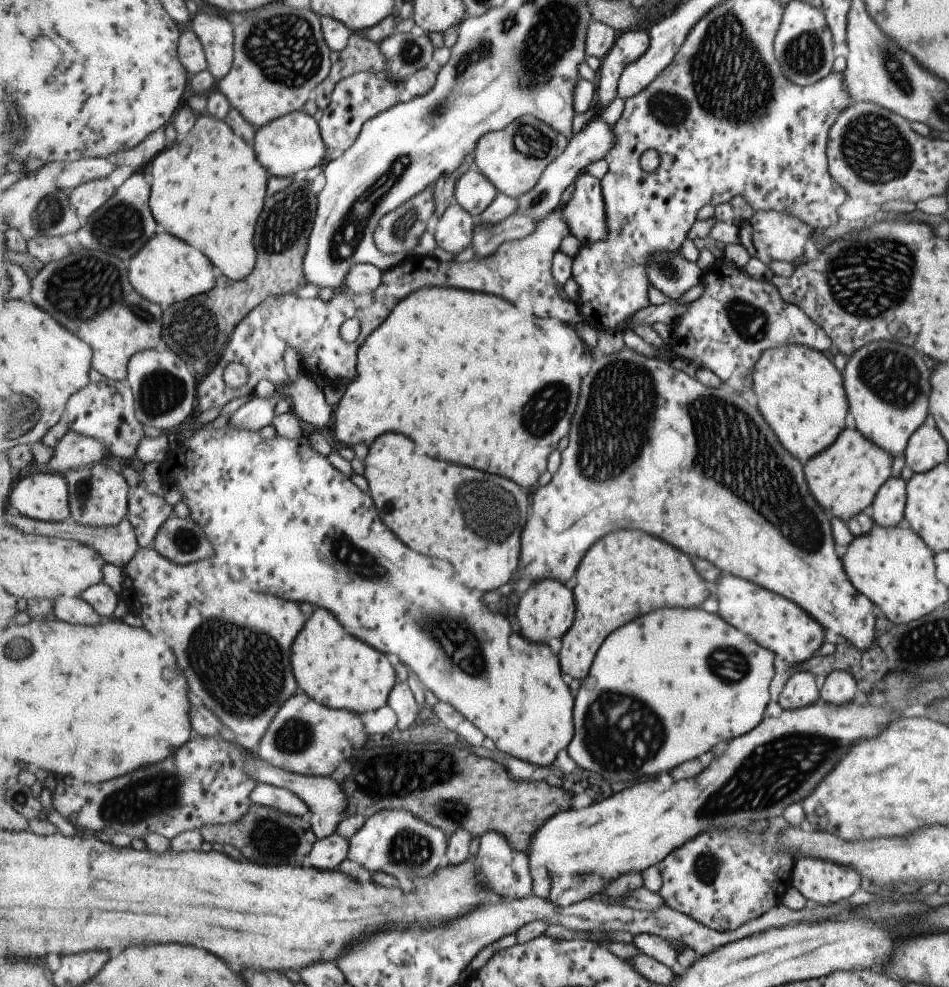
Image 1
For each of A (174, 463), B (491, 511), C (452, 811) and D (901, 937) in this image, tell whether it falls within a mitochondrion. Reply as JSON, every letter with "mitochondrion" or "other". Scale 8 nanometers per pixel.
{"A":"other","B":"mitochondrion","C":"mitochondrion","D":"other"}

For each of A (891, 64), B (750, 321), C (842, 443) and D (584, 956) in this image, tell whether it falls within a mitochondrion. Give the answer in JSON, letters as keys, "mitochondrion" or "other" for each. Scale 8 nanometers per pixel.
{"A":"mitochondrion","B":"mitochondrion","C":"other","D":"other"}

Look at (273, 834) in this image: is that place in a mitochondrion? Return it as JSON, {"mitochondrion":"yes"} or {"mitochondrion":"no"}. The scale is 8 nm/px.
{"mitochondrion":"yes"}

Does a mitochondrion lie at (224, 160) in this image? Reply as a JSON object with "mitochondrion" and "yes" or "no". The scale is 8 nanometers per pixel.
{"mitochondrion":"no"}

